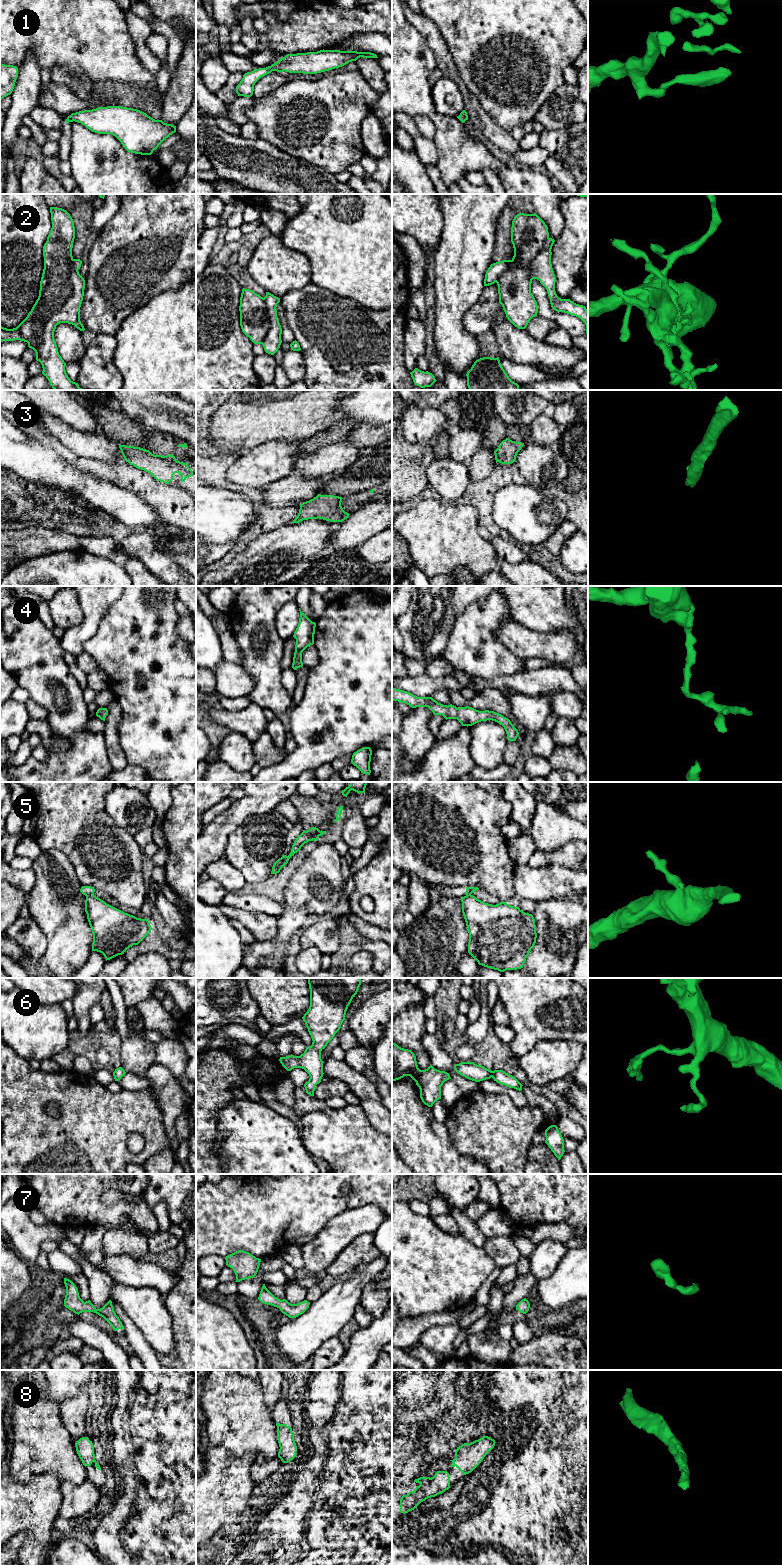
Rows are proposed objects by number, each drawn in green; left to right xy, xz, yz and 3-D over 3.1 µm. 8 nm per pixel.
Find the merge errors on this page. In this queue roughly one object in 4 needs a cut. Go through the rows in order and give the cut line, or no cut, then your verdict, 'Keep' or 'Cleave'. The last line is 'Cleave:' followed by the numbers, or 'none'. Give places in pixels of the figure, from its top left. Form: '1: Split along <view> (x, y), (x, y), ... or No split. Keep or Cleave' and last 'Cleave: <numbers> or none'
1: No split. Keep
2: No split. Keep
3: No split. Keep
4: No split. Keep
5: Split along xz (286, 856), (281, 866). Cleave
6: No split. Keep
7: No split. Keep
8: No split. Keep
Cleave: 5

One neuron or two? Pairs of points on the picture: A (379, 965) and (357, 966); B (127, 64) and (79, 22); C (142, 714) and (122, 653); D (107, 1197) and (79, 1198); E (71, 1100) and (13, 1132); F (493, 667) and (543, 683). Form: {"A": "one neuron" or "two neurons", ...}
{"A": "two neurons", "B": "one neuron", "C": "one neuron", "D": "two neurons", "E": "one neuron", "F": "two neurons"}

